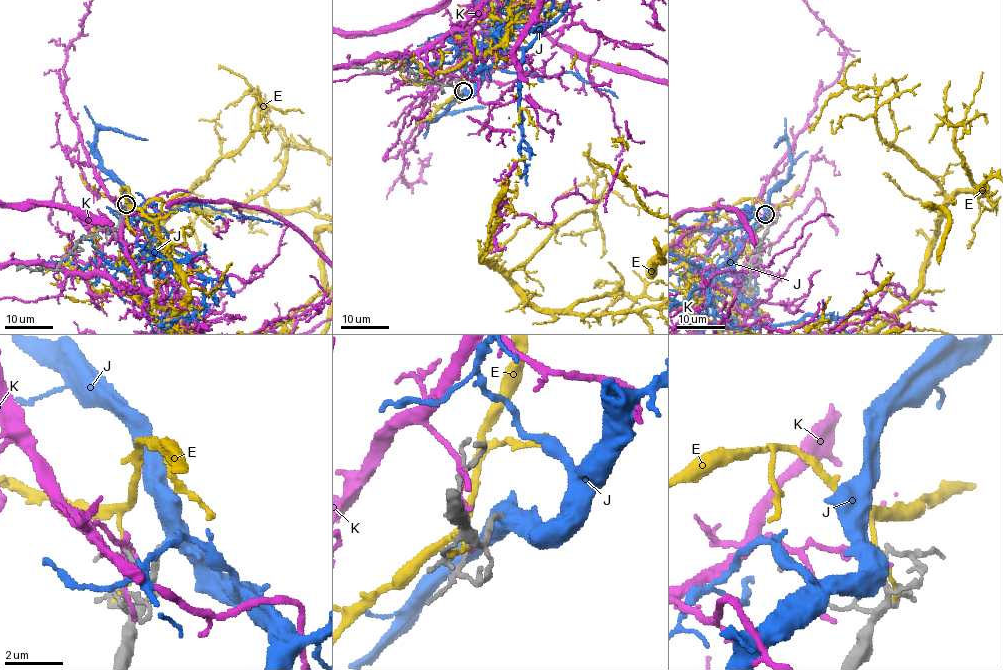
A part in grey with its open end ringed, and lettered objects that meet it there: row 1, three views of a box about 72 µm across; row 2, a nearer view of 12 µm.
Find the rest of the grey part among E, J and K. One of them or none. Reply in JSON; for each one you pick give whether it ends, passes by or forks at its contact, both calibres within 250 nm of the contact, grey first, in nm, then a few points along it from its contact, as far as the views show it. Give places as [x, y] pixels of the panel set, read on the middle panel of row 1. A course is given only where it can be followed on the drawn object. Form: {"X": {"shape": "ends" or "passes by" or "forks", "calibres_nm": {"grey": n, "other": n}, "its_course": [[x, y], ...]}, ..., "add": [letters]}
{"J": {"shape": "passes by", "calibres_nm": {"grey": 220, "other": 400}, "its_course": [[462, 91], [477, 86], [482, 62], [510, 30], [539, 28], [524, 52], [519, 75], [520, 154], [527, 185]]}, "add": ["J"]}

